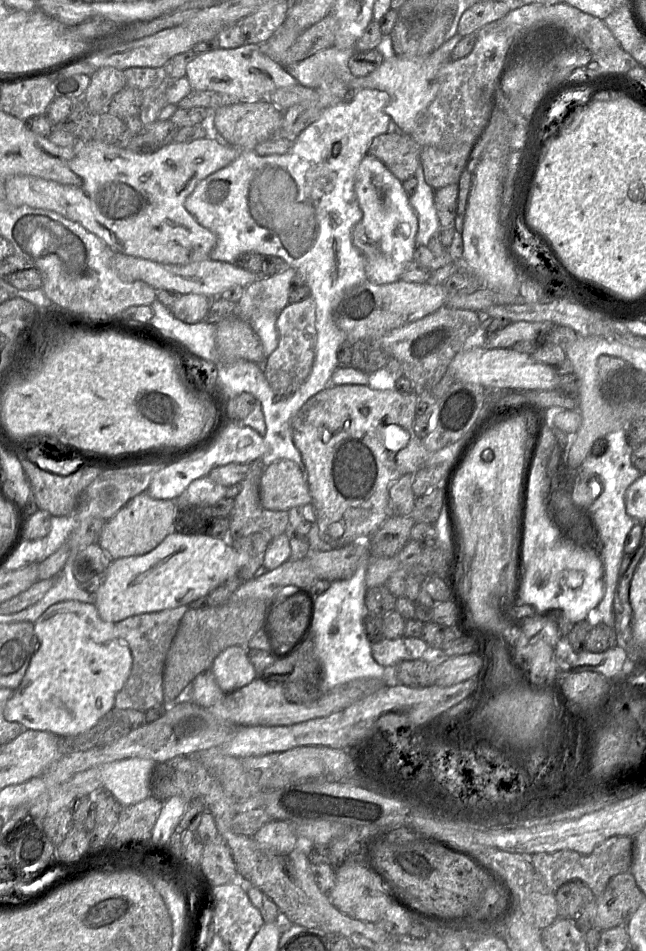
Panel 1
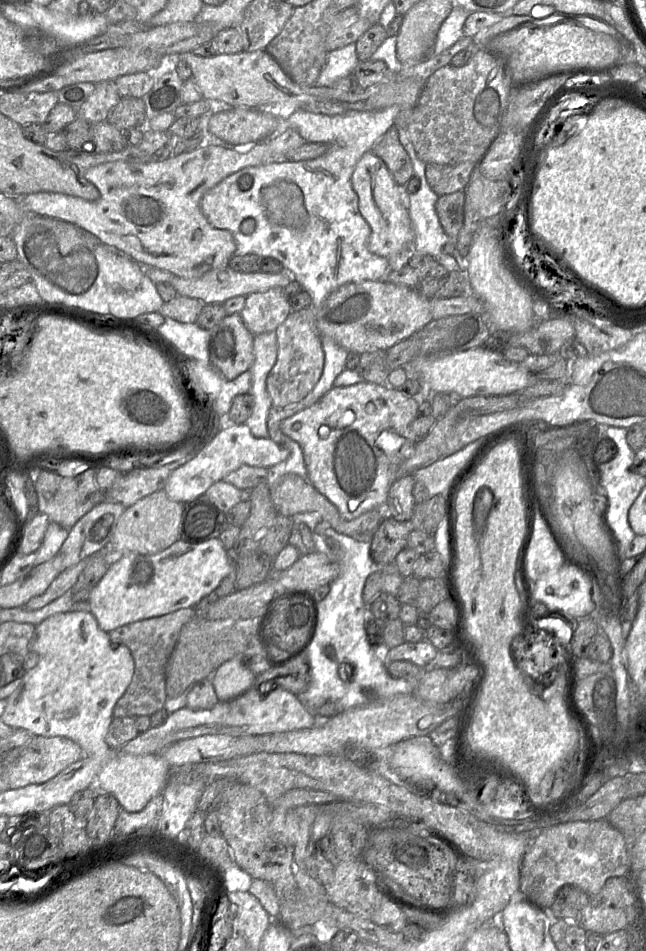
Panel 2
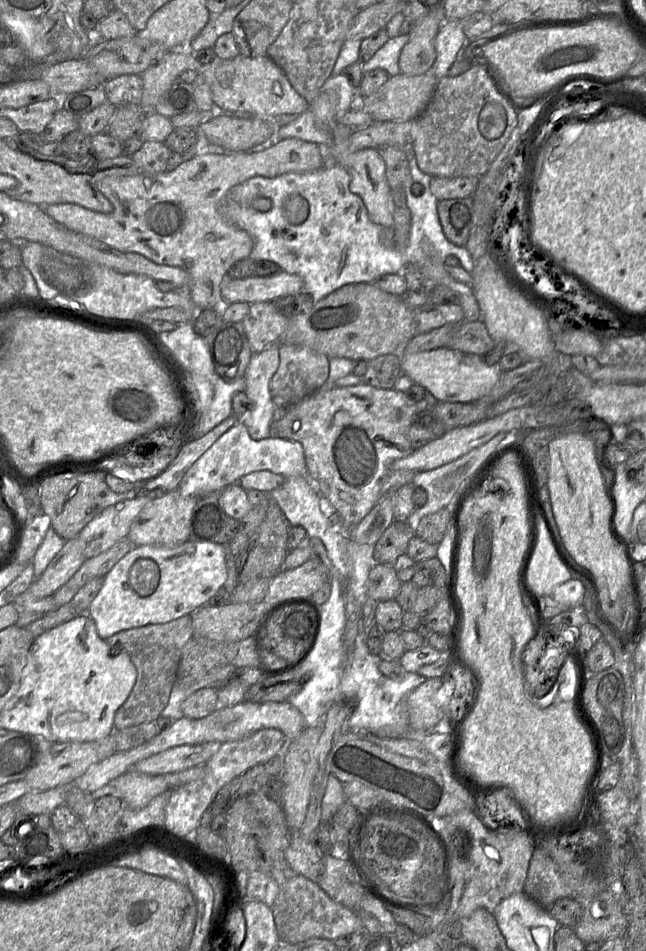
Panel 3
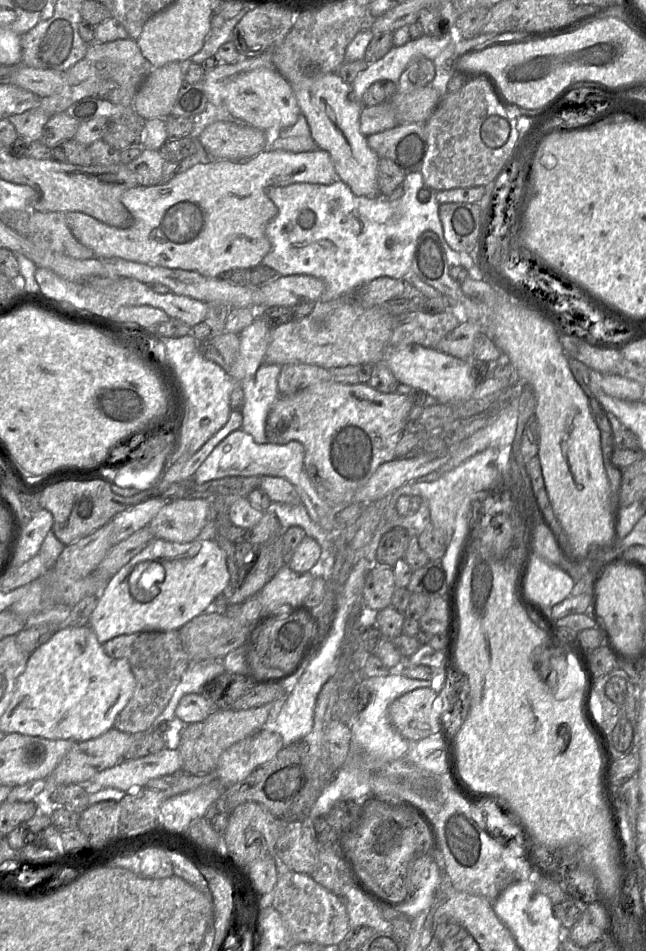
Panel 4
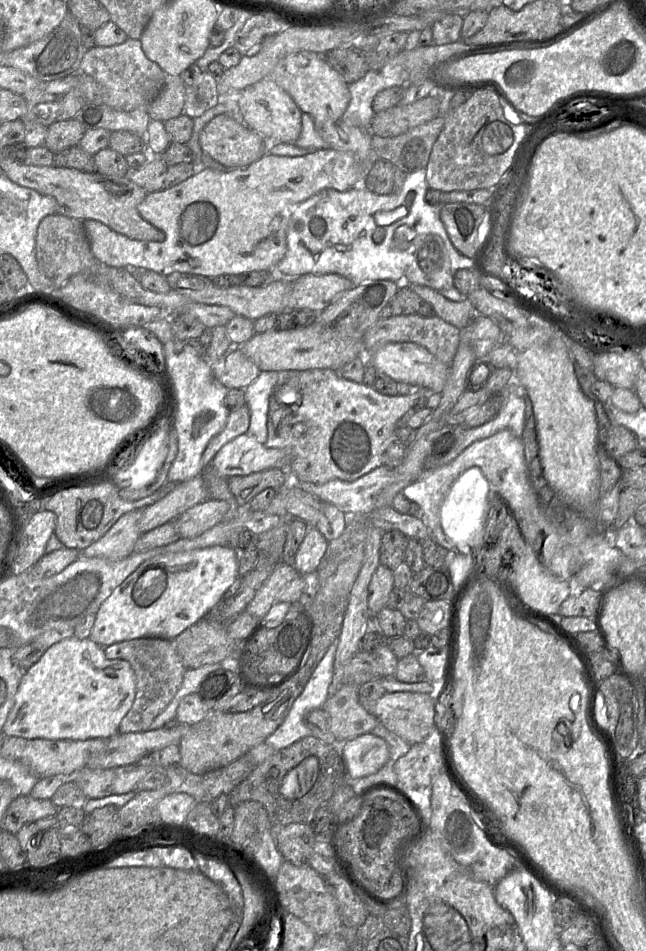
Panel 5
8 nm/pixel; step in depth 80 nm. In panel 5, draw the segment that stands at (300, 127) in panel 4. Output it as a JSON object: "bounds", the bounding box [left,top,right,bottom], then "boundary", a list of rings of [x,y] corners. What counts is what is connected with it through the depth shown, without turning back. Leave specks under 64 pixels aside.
{"bounds":[268,112,329,157],"boundary":[[[302,112],[301,124],[301,133],[295,143],[276,144],[271,147],[268,153],[284,157],[299,157],[329,148],[328,144],[316,130],[314,121],[309,114]]]}

